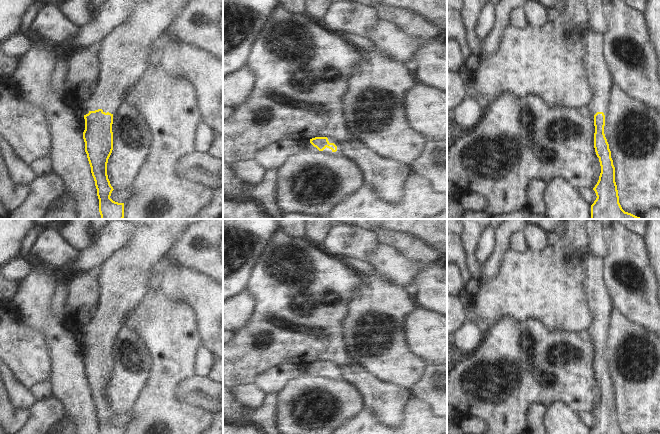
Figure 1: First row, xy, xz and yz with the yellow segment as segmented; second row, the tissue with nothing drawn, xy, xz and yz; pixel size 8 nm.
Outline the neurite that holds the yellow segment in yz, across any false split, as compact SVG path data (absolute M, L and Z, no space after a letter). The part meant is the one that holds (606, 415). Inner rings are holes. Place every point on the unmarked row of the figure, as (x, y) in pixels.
M591 252L585 253L583 258L584 288L592 316L588 332L594 338L594 372L601 390L599 404L593 412L597 422L591 429L591 434L623 434L619 427L615 406L615 391L604 358L604 336L608 332L613 304L603 278L603 264L603 258Z

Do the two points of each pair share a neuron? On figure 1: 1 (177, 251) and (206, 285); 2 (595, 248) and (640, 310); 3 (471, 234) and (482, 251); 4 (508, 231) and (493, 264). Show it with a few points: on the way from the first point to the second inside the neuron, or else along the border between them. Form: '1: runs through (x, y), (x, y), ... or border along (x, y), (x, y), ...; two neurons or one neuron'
1: border along (171, 260), (181, 268), (195, 269), (212, 278); two neurons
2: border along (605, 235), (605, 256), (603, 258); two neurons
3: border along (485, 229), (476, 251), (476, 259), (482, 265); two neurons
4: runs through (502, 239), (501, 247), (496, 256); one neuron

